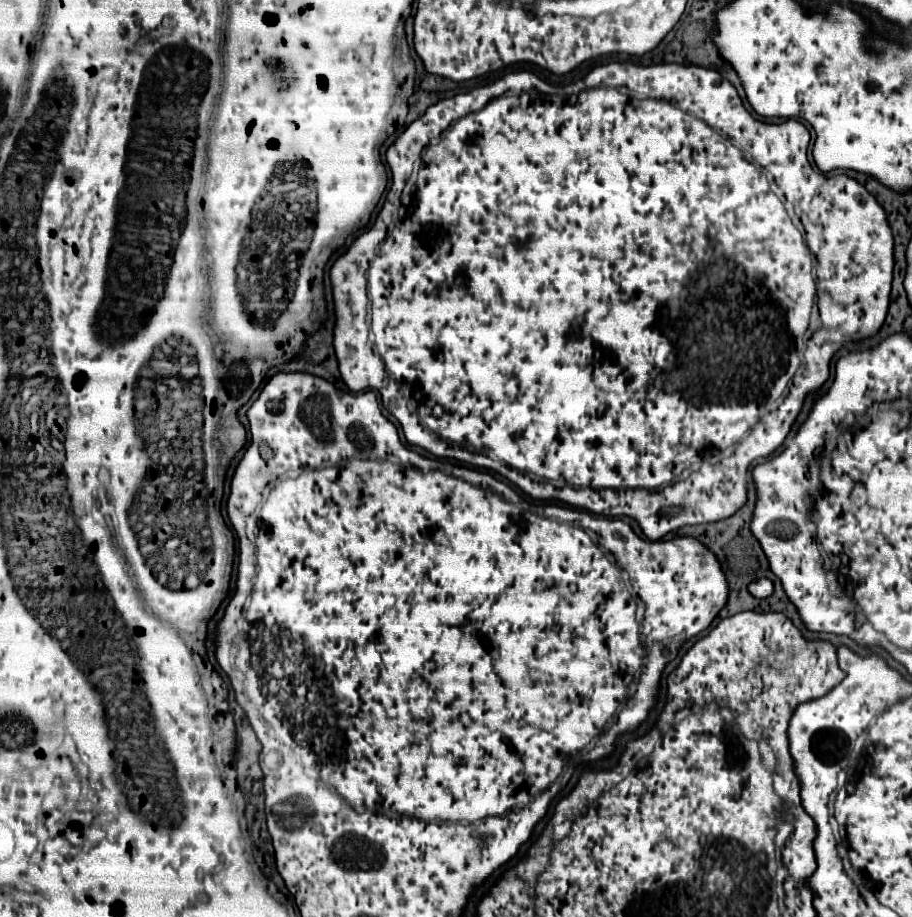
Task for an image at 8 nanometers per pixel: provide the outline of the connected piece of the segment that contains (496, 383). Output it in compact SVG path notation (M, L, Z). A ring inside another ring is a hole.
M610 61L595 67L583 81L579 81L573 87L567 87L567 89L577 89L577 93L553 93L551 85L541 81L533 73L527 73L527 71L511 73L511 75L507 75L507 77L503 77L503 79L491 83L491 85L485 85L485 87L473 89L471 93L457 95L457 97L451 97L451 99L443 99L443 101L431 105L425 111L425 115L421 115L417 121L413 121L389 145L389 149L387 149L387 163L391 167L393 185L391 185L391 189L387 193L385 205L383 205L381 213L377 215L375 223L365 233L361 233L357 239L353 239L353 243L349 245L347 251L351 251L351 259L347 259L347 253L343 253L331 267L331 287L333 287L333 303L335 303L333 347L335 347L335 355L337 355L337 363L339 363L339 373L341 373L343 381L345 381L345 385L351 391L377 389L381 393L381 397L383 397L385 409L401 423L405 439L411 445L423 447L425 451L433 453L435 457L449 457L449 459L457 459L457 461L473 465L473 467L485 467L485 469L497 471L499 475L507 477L511 483L515 483L523 493L527 493L533 499L563 501L563 503L581 507L581 509L597 513L597 515L607 515L607 517L621 517L621 515L633 517L641 525L641 529L647 535L647 539L657 541L657 539L665 537L669 531L675 531L675 529L685 527L685 525L699 525L699 523L713 523L713 521L727 519L735 511L739 511L739 507L743 507L743 503L747 503L747 471L749 471L749 465L753 461L761 459L761 457L769 457L773 451L777 451L783 445L783 441L789 435L797 415L801 413L801 405L805 403L807 395L819 391L823 387L823 383L829 379L829 363L831 363L833 355L843 345L847 345L849 341L855 343L855 341L873 337L881 329L881 325L883 325L883 321L887 317L889 299L891 299L889 295L891 295L891 279L893 279L893 235L891 235L891 227L889 227L889 221L887 221L887 215L885 215L883 207L877 203L877 199L859 181L855 181L853 177L847 177L847 175L825 175L825 173L819 173L817 169L811 167L811 163L807 161L809 131L799 121L789 119L789 121L777 125L777 123L763 123L763 121L753 119L749 115L749 111L743 107L735 87L715 69L705 69L705 67L697 67L697 65L677 63L659 63L651 65L651 67L643 67L643 65L627 63L627 61ZM417 159L421 159L421 167L417 171L417 181L409 183L409 177L413 173L413 165L415 165ZM795 215L801 219L801 223L803 223L803 227L807 231L807 243L803 239L803 234L793 224L791 217ZM429 227L433 227L433 229L437 227L437 229L431 233L431 231L427 231ZM811 251L813 251L813 255L817 259L817 269L815 269L815 277L817 277L817 307L819 307L819 313L821 313L821 323L823 325L809 339L809 345L805 349L805 369L801 373L797 373L797 369L801 367L801 357L799 357L799 351L801 351L801 345L803 345L801 339L803 339L803 333L809 327L811 307L813 307L816 297ZM367 291L371 295L371 333L373 333L373 341L369 341L369 335L367 335L367 329L365 329ZM779 391L789 391L789 393L781 401L781 405L777 405L773 409L773 403L781 397ZM527 471L531 471L535 475L541 475L545 479L531 479L531 475L527 475ZM547 479L563 481L563 483L551 483Z

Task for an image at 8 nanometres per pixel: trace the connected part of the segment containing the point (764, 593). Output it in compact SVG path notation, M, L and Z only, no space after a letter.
M759 579L759 581L753 581L749 585L749 593L757 599L763 599L763 597L769 597L773 593L773 581L771 579Z

